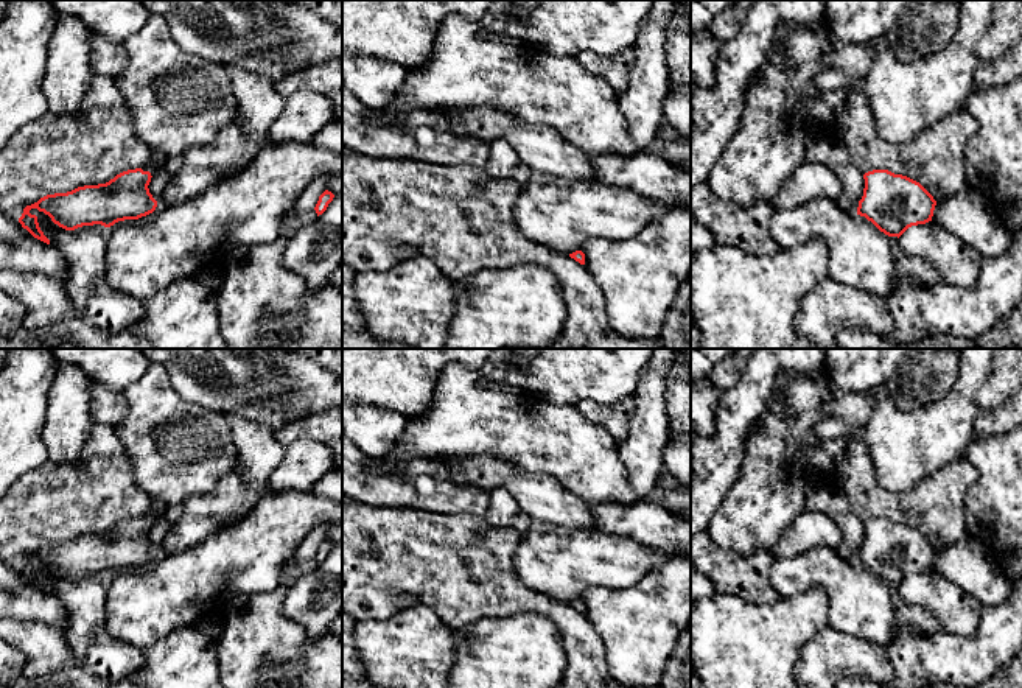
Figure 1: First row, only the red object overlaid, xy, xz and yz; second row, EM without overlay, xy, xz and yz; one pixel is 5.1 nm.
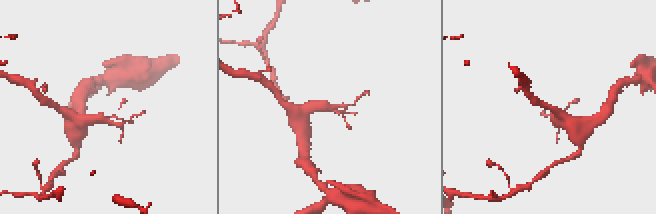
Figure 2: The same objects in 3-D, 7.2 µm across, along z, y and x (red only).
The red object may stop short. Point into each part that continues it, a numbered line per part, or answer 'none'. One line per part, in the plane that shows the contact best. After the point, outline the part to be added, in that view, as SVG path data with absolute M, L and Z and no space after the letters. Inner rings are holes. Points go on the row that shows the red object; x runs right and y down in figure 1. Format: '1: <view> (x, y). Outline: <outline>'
1: xy (159, 157). Outline: M156 151L156 153L154 153L154 160L152 160L152 163L148 165L148 167L143 167L142 170L143 170L143 171L149 171L151 176L154 176L154 174L156 174L156 168L157 168L160 163L163 163L165 160L166 160L165 156Z

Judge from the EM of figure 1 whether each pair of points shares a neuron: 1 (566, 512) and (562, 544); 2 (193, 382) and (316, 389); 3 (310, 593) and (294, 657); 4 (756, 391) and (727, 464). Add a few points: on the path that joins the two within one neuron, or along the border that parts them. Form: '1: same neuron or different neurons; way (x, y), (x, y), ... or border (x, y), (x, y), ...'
1: different neurons; border (532, 523), (542, 528), (585, 530), (593, 533)
2: same neuron; way (224, 382), (263, 382), (274, 388), (285, 388)
3: different neurons; border (285, 593), (286, 617), (310, 637), (325, 632)
4: same neuron; way (738, 410), (731, 421), (728, 445)

